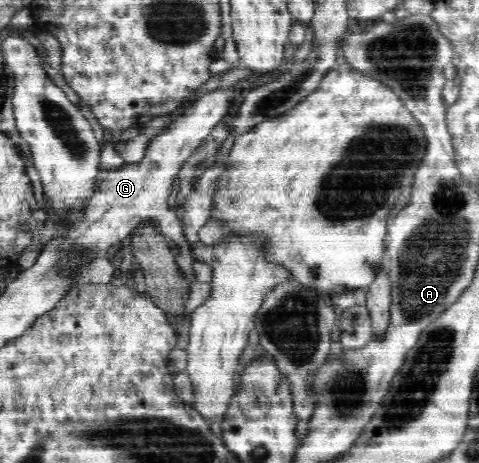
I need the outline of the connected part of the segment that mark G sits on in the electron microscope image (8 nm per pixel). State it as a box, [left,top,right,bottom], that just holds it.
[70,91,232,280]

